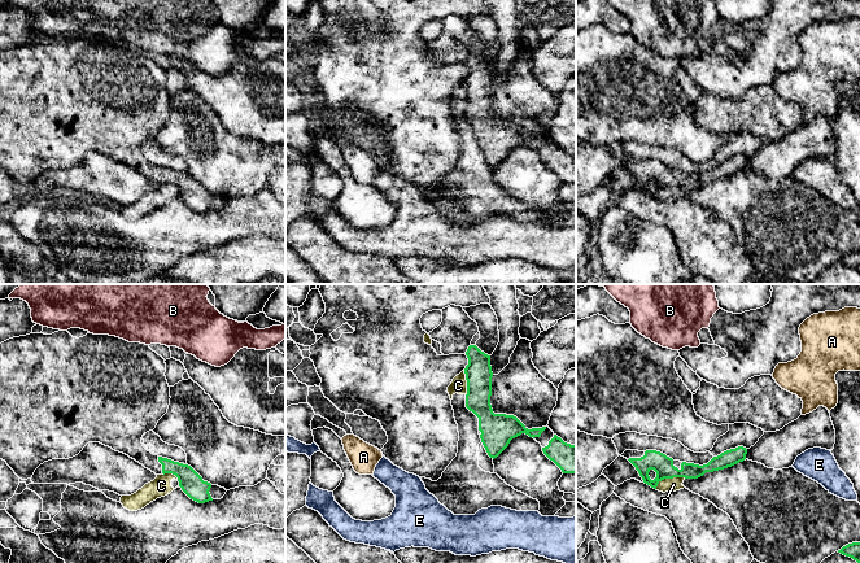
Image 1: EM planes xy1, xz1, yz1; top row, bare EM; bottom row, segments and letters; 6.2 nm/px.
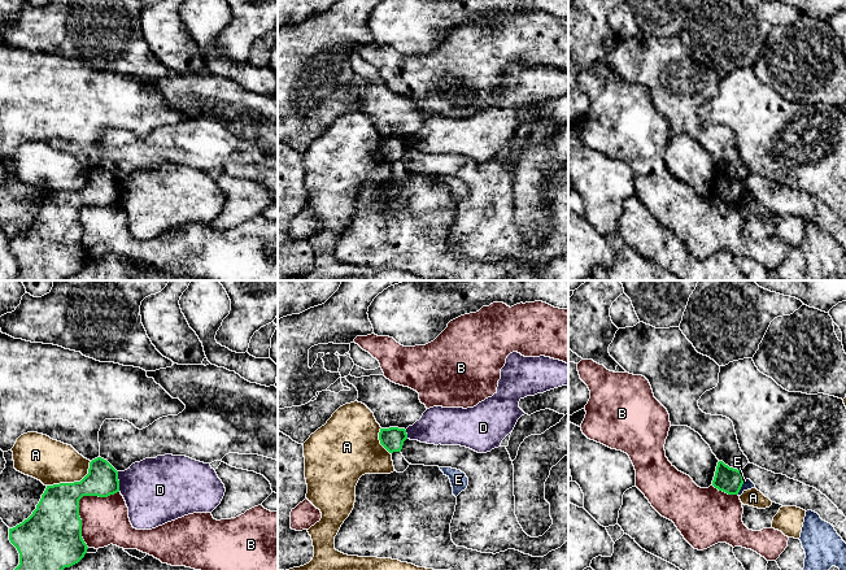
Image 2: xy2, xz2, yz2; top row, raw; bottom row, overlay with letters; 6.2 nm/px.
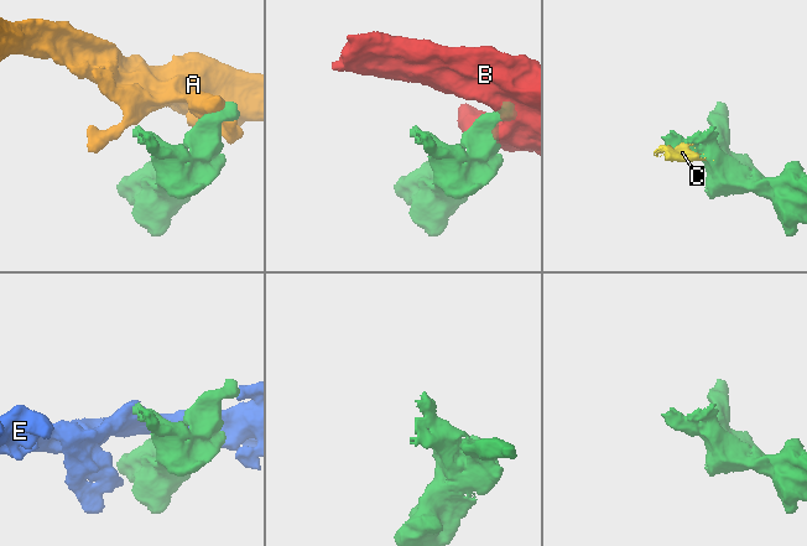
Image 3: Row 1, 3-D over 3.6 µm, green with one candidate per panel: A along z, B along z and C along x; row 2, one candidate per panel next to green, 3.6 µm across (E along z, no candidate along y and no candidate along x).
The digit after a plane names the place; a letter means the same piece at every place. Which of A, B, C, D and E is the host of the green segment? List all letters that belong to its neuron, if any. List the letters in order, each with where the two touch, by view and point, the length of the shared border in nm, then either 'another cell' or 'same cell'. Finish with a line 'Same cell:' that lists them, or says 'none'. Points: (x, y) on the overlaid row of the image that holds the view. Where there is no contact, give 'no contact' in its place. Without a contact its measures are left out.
A: xy2 (74, 482) | 320 nm | another cell
B: xy2 (78, 504) | 400 nm | another cell
C: yz1 (669, 478) | 200 nm | another cell
D: xy2 (118, 482) | 130 nm | another cell
E: yz2 (741, 486) | 120 nm | another cell
Same cell: none

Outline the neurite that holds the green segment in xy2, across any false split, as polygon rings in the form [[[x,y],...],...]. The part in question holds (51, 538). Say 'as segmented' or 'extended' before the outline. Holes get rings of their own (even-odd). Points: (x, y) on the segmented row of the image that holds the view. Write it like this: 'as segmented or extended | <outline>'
as segmented | [[[101,457],[90,462],[88,474],[80,482],[47,486],[32,514],[9,528],[9,540],[19,553],[19,565],[14,570],[64,570],[78,564],[88,549],[82,538],[79,500],[83,496],[108,497],[117,492],[118,471]]]

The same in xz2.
as segmented | [[[389,427],[380,428],[379,440],[380,444],[389,452],[401,452],[404,441],[407,439],[405,428]]]

